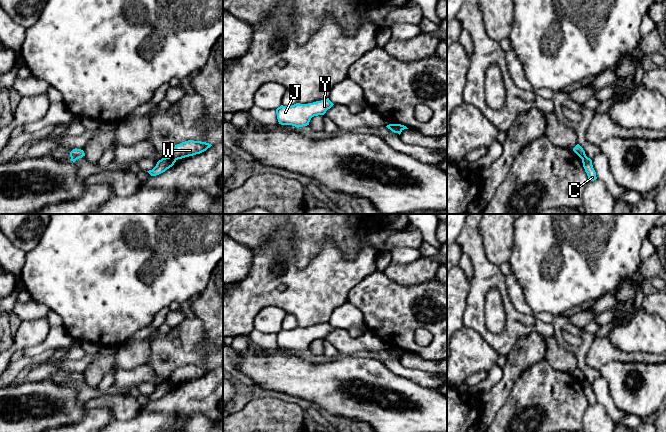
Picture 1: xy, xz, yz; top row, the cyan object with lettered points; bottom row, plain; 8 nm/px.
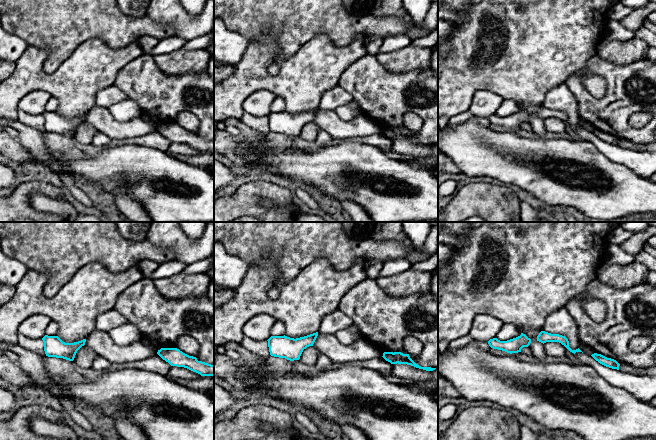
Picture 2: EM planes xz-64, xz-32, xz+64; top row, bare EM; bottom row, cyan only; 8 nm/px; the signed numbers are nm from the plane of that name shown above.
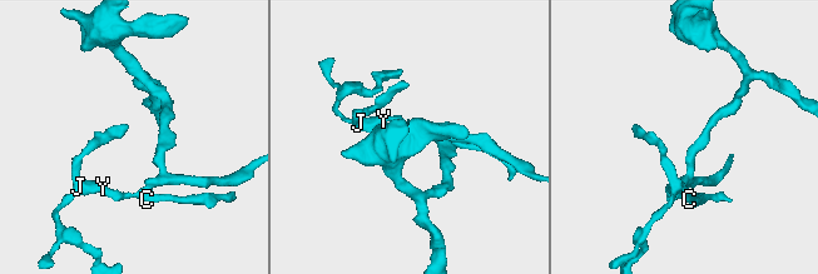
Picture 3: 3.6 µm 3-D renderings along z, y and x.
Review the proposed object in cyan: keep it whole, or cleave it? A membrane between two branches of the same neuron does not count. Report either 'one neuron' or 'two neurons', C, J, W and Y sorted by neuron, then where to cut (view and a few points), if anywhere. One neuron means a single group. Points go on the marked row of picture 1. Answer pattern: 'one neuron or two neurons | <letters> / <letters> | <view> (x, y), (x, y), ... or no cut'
two neurons | C J Y / W | xy (169, 156), (175, 160)

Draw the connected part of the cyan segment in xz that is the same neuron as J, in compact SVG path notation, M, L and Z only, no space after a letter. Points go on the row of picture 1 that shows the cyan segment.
M329 98L308 104L281 105L276 109L277 119L281 125L292 125L299 128L309 125L312 117L324 115L333 105Z

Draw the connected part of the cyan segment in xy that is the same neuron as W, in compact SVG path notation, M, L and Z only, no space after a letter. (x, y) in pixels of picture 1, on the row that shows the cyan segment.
M188 140L175 147L170 151L169 157L178 160L185 157L200 154L210 148L212 145L206 142Z

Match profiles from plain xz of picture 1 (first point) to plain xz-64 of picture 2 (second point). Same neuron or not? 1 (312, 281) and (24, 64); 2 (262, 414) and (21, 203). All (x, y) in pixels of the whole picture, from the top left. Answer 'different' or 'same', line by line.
1: same
2: same

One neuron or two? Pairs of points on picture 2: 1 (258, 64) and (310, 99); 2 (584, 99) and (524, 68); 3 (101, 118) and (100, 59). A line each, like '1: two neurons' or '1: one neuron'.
1: one neuron
2: two neurons
3: two neurons

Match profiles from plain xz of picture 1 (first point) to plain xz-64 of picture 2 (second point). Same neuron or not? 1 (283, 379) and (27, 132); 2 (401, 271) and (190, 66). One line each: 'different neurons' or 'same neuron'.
1: different neurons
2: same neuron

